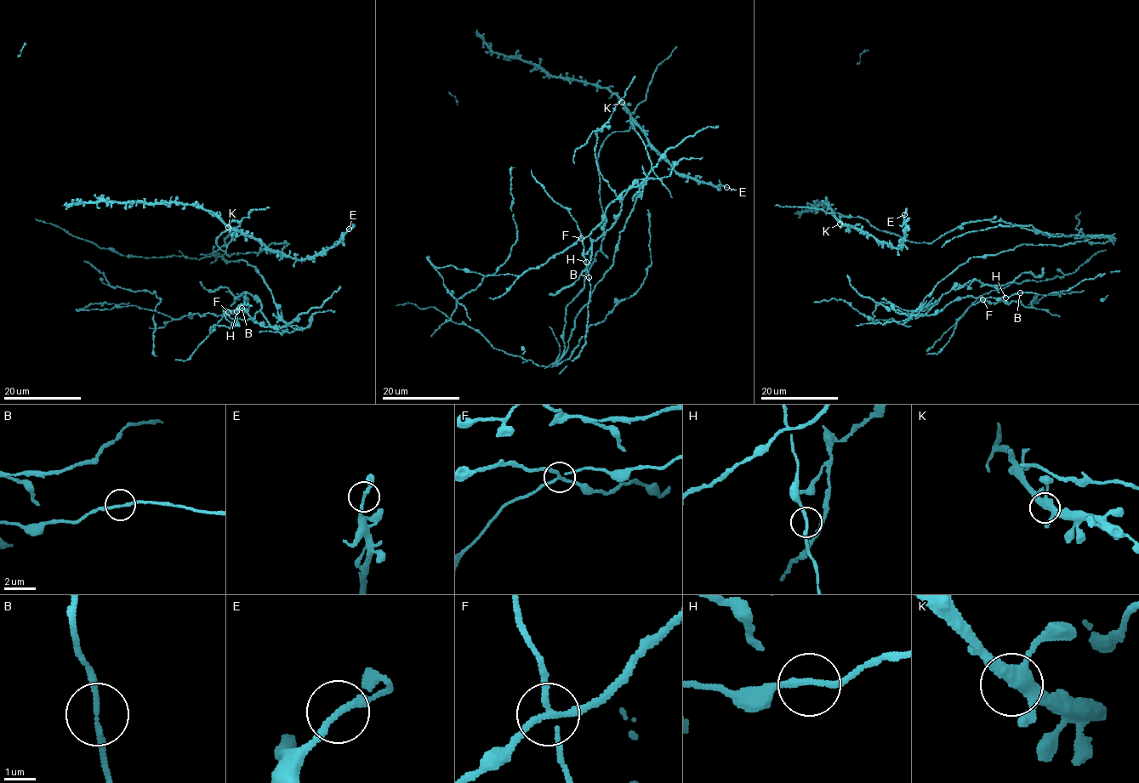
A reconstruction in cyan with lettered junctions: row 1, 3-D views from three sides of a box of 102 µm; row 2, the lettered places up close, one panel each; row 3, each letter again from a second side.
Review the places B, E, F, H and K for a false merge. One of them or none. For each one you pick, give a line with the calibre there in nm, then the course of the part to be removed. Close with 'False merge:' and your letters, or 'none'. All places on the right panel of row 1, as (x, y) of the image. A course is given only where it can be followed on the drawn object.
F: calibre 180 nm; course (983, 300), (913, 313), (971, 258), (1099, 236), (979, 220), (910, 242), (858, 217), (775, 206)
False merge: F

